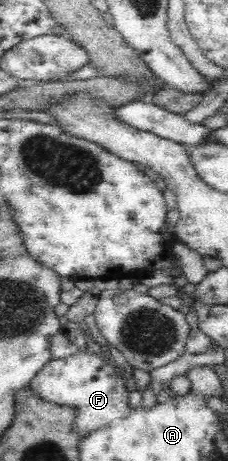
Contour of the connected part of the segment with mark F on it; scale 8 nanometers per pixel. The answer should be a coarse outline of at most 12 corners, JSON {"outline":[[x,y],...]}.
{"outline":[[87,350],[52,358],[28,389],[78,409],[78,439],[130,413],[111,365]]}

